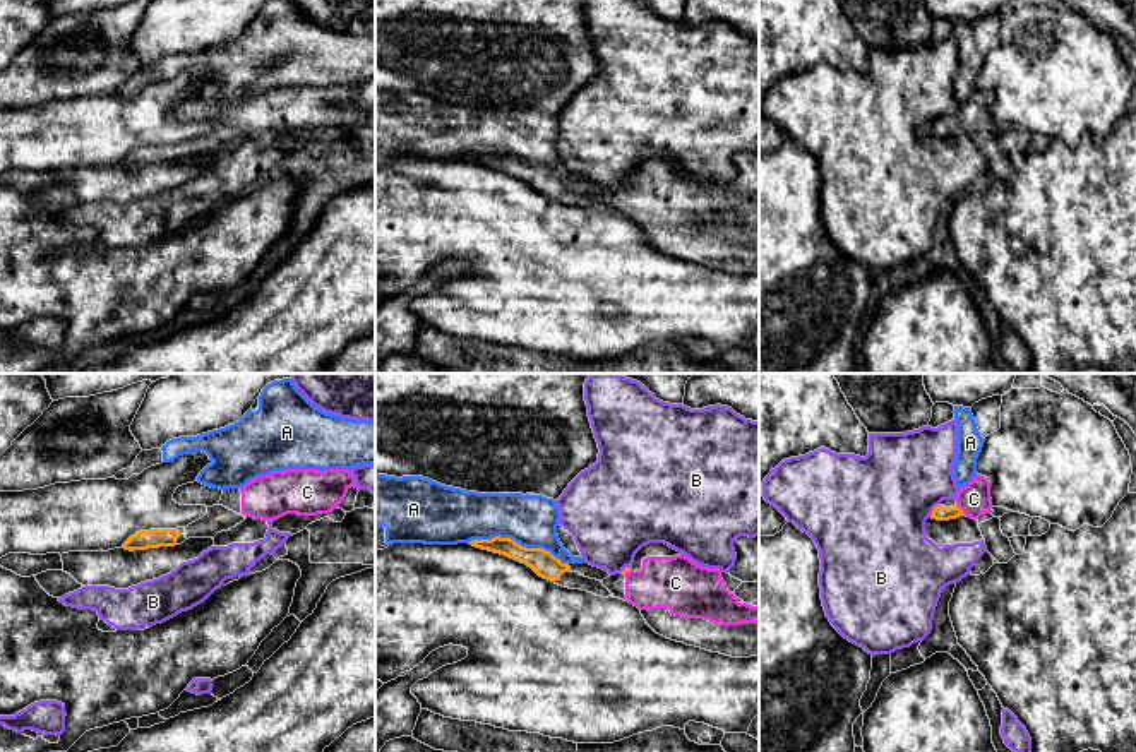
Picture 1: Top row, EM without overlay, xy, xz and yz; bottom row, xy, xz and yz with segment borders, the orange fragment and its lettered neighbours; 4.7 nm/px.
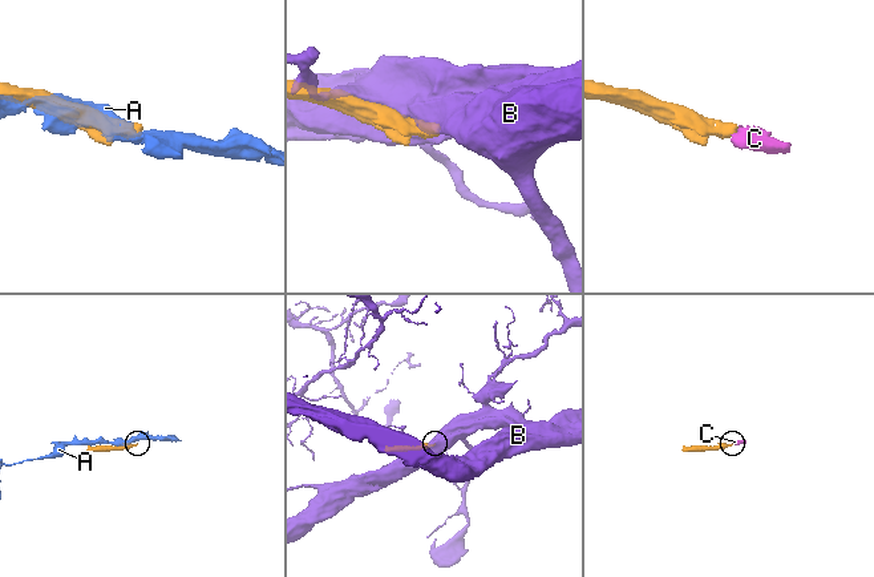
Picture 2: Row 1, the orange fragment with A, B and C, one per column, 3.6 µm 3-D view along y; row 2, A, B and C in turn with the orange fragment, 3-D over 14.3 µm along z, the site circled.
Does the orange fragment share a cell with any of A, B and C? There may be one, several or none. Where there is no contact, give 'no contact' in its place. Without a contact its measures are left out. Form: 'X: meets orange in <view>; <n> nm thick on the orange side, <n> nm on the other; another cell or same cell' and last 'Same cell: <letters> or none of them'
A: meets orange in xz; 120 nm thick on the orange side, 240 nm on the other; another cell
B: meets orange in yz; 70 nm thick on the orange side, 460 nm on the other; another cell
C: meets orange in yz; 70 nm thick on the orange side, 150 nm on the other; same cell
Same cell: C

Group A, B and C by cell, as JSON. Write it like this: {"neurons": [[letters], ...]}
{"neurons": [["A"], ["B"], ["C"]]}

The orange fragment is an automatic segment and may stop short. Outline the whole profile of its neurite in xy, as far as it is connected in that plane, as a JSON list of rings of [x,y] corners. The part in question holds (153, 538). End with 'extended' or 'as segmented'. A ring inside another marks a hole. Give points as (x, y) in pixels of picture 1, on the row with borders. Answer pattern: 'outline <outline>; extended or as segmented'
outline [[[149,529],[139,531],[130,536],[122,548],[125,550],[147,550],[147,548],[159,548],[159,546],[175,546],[180,536],[178,529]]]; as segmented

